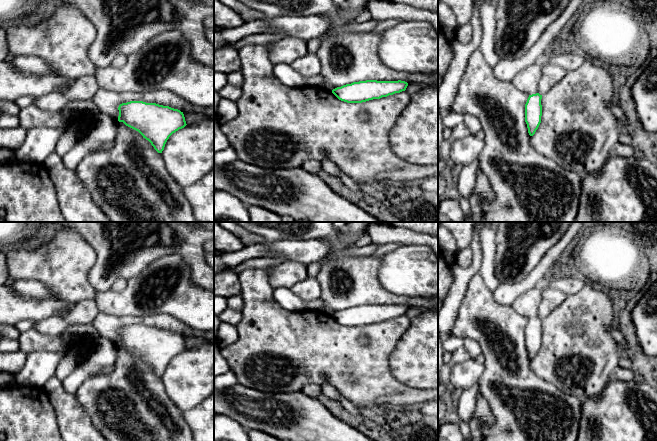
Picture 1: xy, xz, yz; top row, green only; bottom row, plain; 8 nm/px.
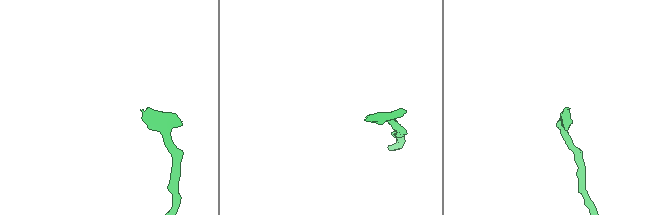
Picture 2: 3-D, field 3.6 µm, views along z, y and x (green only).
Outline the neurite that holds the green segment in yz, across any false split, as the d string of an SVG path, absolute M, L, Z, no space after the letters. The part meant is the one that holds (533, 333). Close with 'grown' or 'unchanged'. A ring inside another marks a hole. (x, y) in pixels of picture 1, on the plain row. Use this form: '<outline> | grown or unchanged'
M547 275L541 284L517 296L511 304L517 313L529 319L525 328L525 346L530 360L535 358L541 347L542 319L538 317L538 311L543 298L543 290L554 277Z | grown

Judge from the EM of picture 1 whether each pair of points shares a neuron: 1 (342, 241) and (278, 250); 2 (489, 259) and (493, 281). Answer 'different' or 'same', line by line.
1: same
2: same

